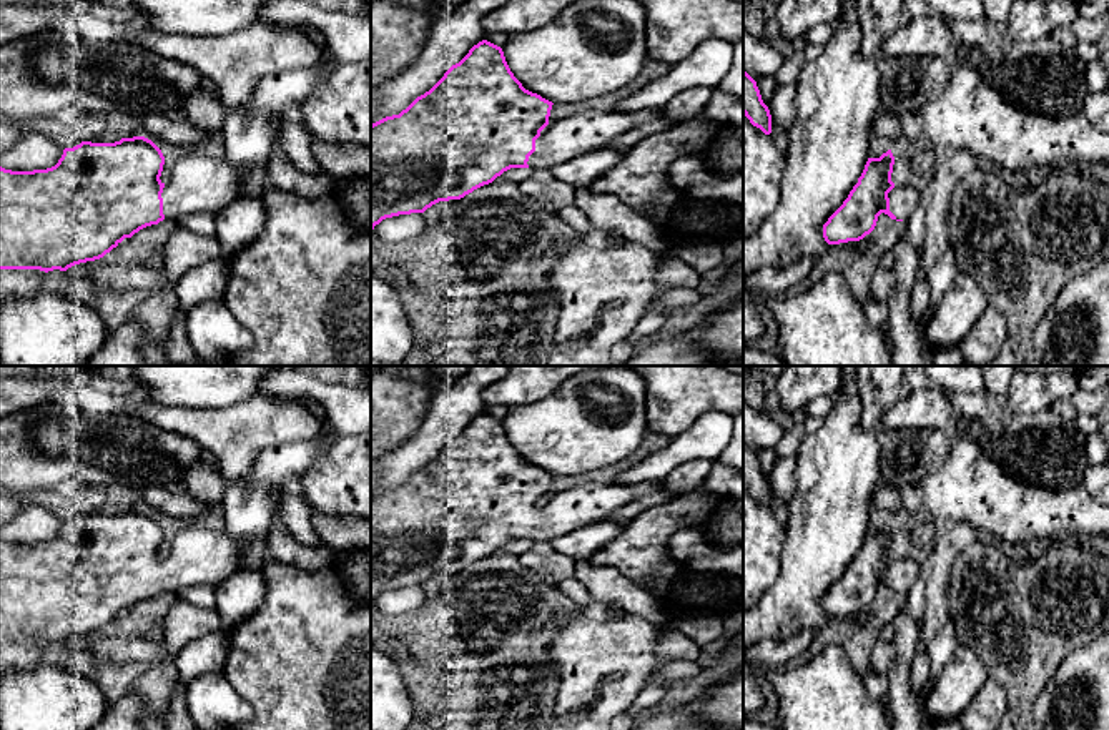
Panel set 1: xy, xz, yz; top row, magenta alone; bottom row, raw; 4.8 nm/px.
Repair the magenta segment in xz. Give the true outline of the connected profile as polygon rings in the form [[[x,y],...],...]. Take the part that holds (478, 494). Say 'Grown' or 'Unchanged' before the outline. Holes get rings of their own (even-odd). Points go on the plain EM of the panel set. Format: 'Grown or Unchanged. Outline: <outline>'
Grown. Outline: [[[482,412],[452,437],[424,467],[417,469],[399,487],[371,497],[371,602],[386,590],[424,585],[439,574],[461,572],[474,562],[492,555],[510,540],[552,542],[579,527],[605,520],[619,507],[662,491],[665,479],[635,484],[589,482],[554,496],[549,494],[552,474],[532,466],[510,444],[500,419]]]

